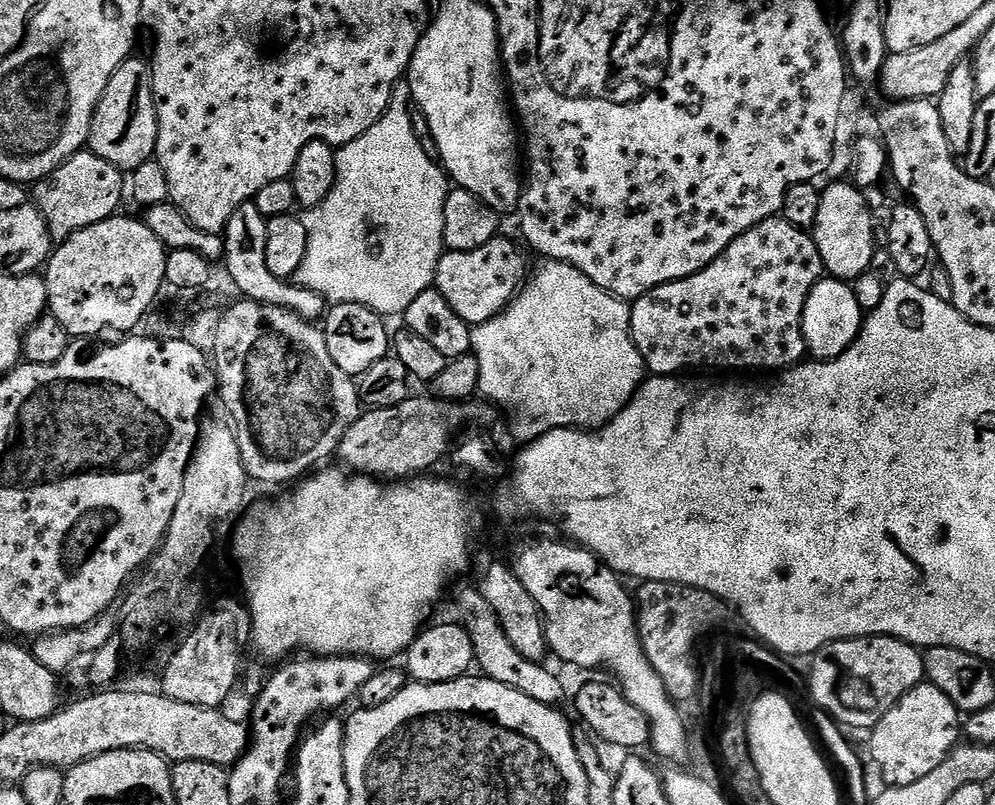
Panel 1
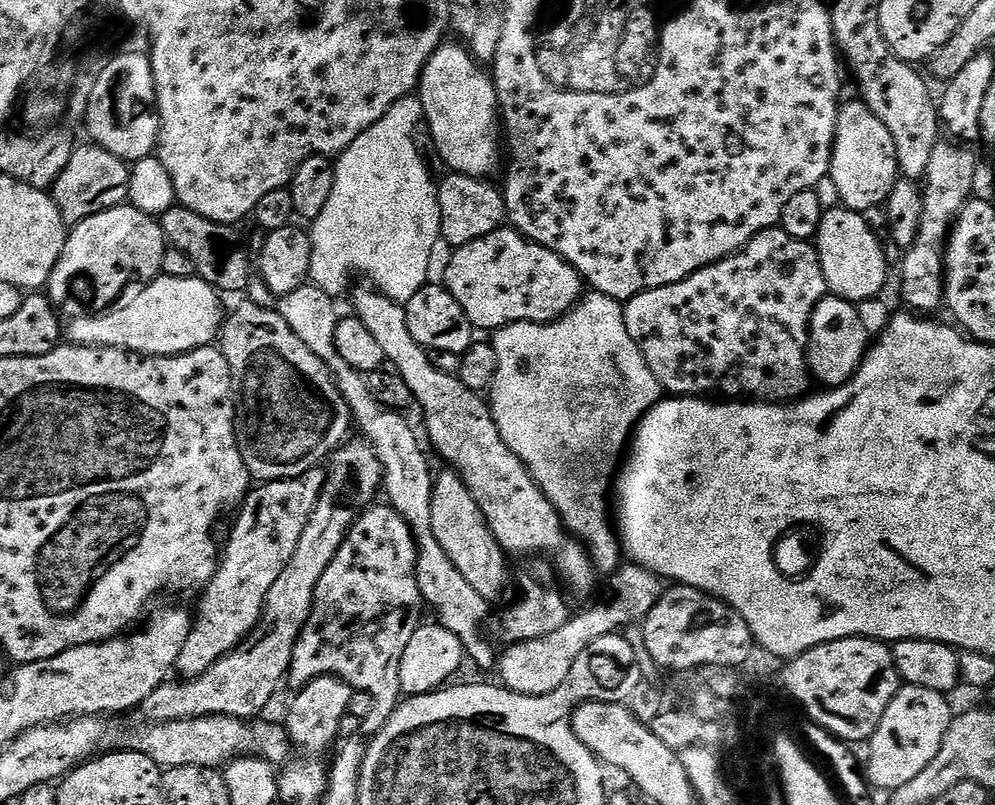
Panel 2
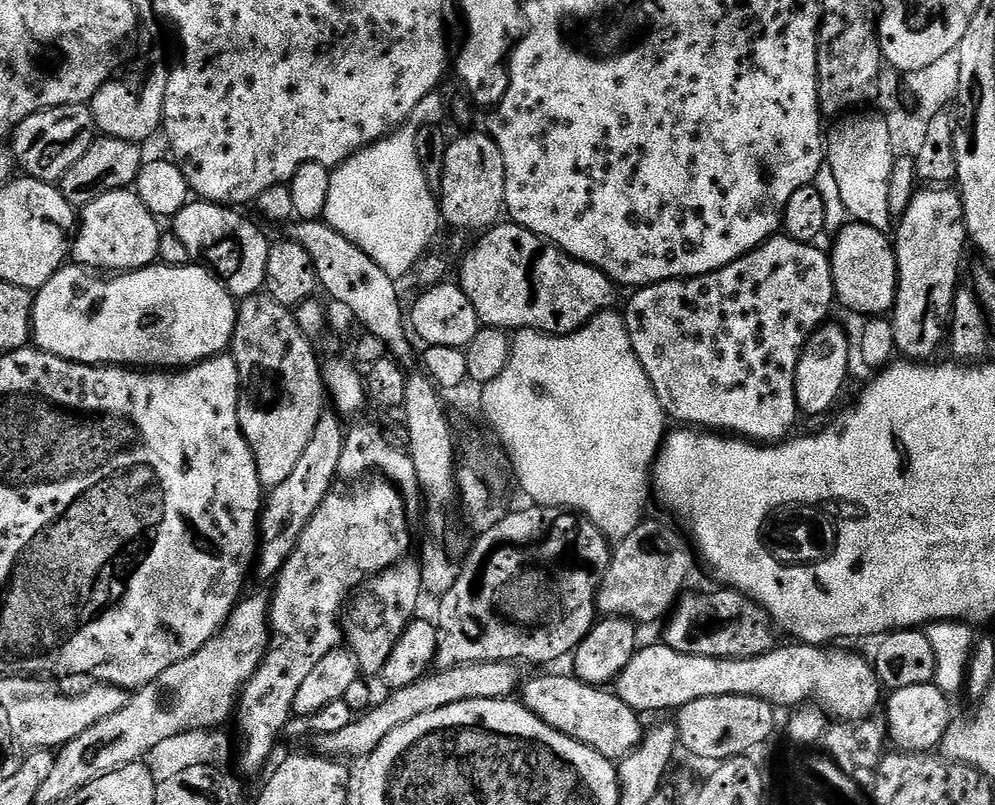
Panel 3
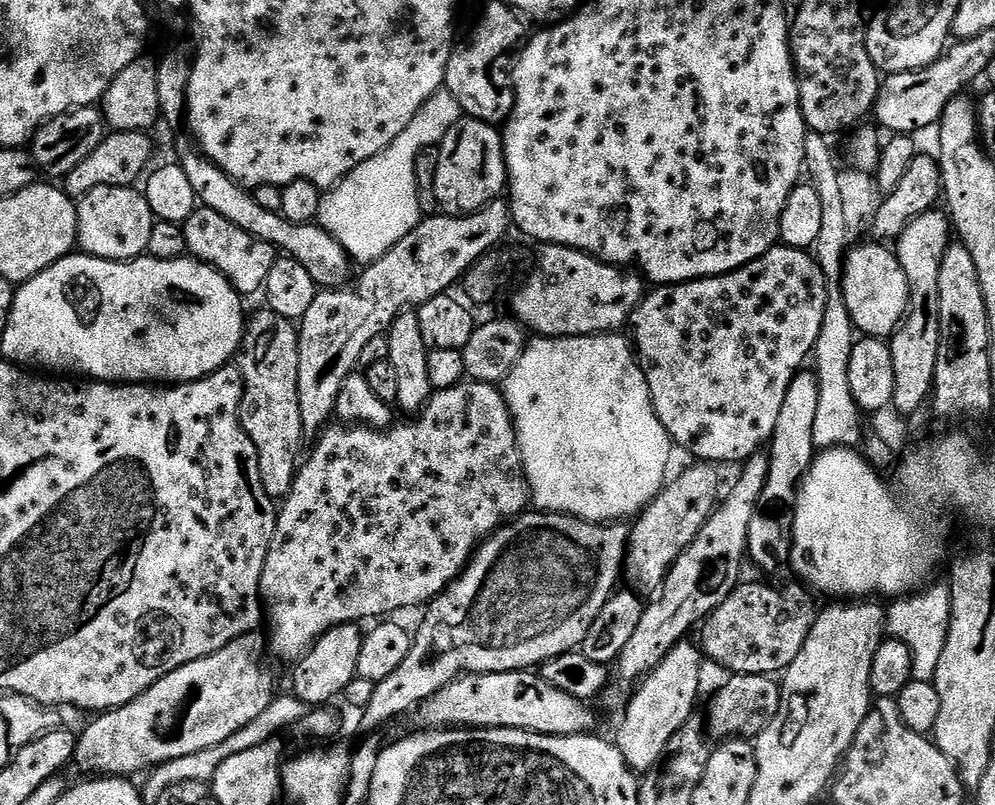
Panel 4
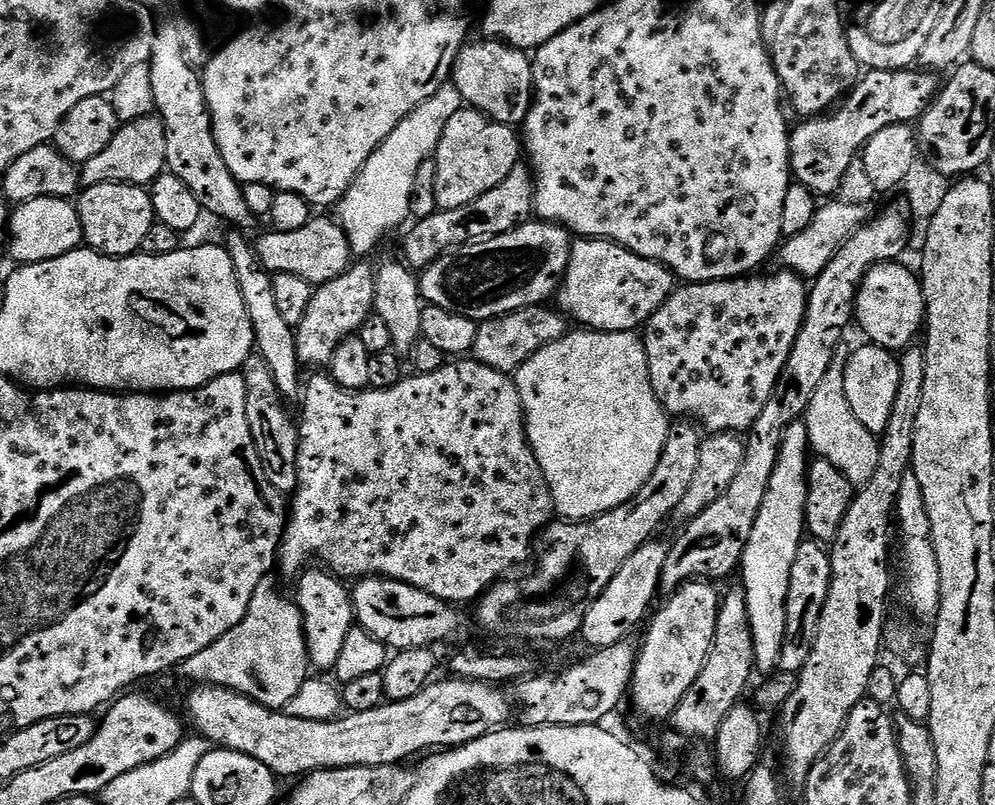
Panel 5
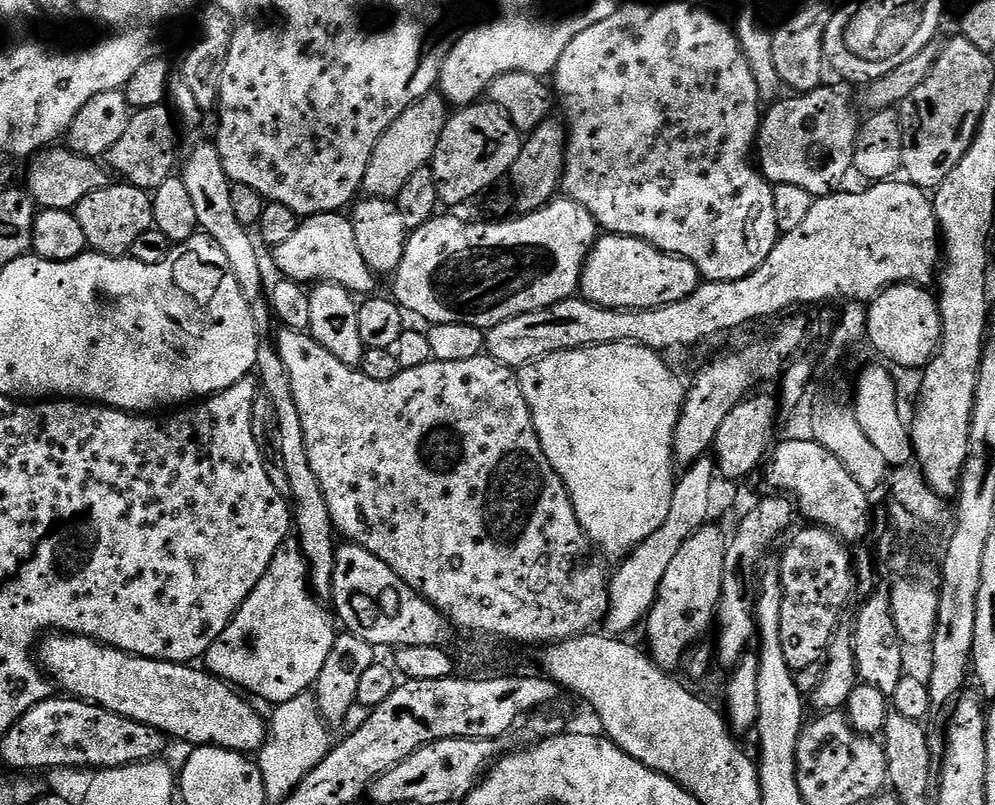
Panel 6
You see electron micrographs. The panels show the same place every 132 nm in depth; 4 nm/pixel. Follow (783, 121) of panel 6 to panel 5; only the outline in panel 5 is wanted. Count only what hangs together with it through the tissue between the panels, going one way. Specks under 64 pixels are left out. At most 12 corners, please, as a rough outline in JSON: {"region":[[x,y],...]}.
{"region":[[928,70],[865,71],[791,129],[791,175],[835,197],[878,130],[919,121]]}

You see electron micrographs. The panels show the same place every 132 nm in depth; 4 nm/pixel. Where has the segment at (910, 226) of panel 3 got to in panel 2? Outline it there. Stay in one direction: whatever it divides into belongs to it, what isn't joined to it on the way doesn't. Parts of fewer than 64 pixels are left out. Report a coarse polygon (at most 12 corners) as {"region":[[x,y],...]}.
{"region":[[944,138],[922,177],[918,236],[900,296],[916,314],[945,303],[944,253],[973,199],[976,156]]}

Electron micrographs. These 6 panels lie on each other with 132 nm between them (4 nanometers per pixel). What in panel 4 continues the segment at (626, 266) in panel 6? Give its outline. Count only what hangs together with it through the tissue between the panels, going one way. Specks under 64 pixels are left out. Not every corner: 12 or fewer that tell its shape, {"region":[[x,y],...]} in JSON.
{"region":[[545,244],[511,315],[541,337],[615,333],[639,271]]}

